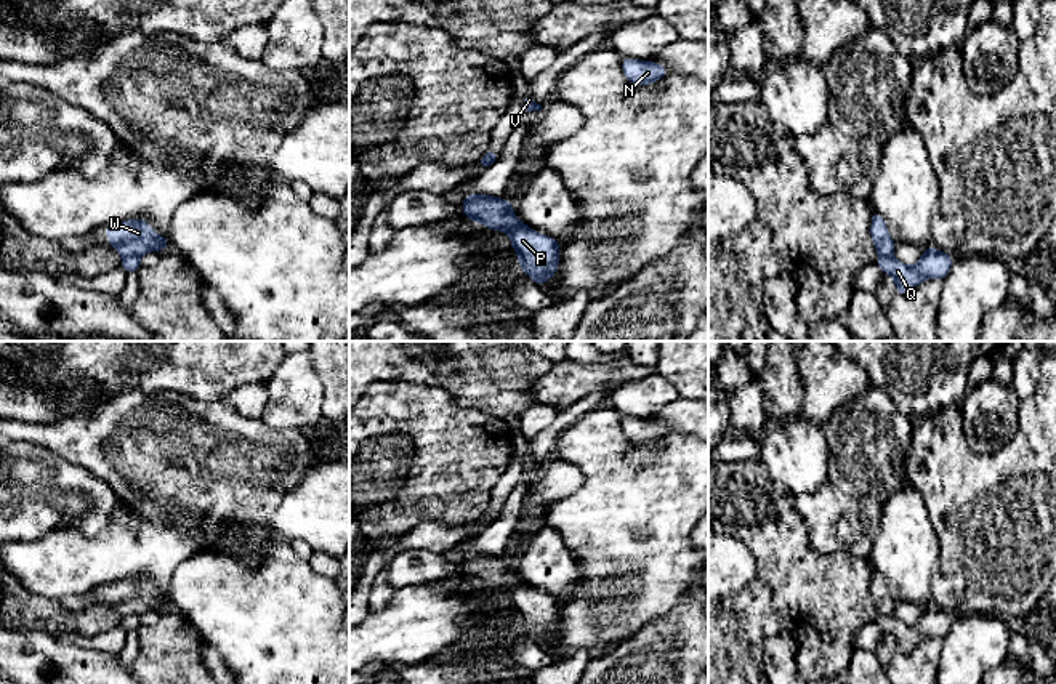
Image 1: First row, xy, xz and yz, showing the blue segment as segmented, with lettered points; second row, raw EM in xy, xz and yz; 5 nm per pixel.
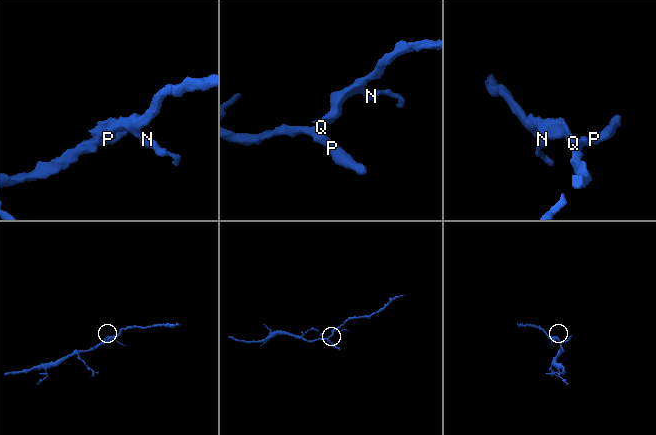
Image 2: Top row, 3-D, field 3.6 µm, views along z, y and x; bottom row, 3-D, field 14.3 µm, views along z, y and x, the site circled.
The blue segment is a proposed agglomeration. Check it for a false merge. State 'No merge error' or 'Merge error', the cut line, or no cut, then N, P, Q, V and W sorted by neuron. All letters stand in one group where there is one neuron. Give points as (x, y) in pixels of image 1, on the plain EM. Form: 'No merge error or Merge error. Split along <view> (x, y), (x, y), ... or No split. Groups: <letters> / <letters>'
Merge error. Split along xy (124, 614), (138, 615). Groups: N V W / P Q

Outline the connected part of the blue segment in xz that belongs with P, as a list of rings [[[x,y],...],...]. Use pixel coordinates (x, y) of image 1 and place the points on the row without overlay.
[[[468,553],[461,562],[465,577],[510,594],[521,628],[538,644],[558,631],[559,601],[532,589],[514,575],[513,562],[486,553]]]

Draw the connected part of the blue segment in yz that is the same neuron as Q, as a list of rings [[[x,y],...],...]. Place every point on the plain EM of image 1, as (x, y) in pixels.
[[[925,607],[915,625],[905,625],[894,615],[878,615],[877,625],[894,638],[896,650],[909,654],[926,638],[945,638],[952,626],[952,614],[937,607]]]

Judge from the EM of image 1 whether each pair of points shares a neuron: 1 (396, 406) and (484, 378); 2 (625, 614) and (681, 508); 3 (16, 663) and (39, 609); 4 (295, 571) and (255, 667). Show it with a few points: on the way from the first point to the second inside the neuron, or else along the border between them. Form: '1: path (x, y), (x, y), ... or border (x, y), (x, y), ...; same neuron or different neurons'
1: border (454, 396), (460, 406); different neurons
2: path (625, 588), (636, 566), (636, 553), (656, 534); same neuron
3: border (16, 628), (42, 628), (53, 636); different neurons
4: path (282, 595), (279, 633), (270, 643); same neuron

